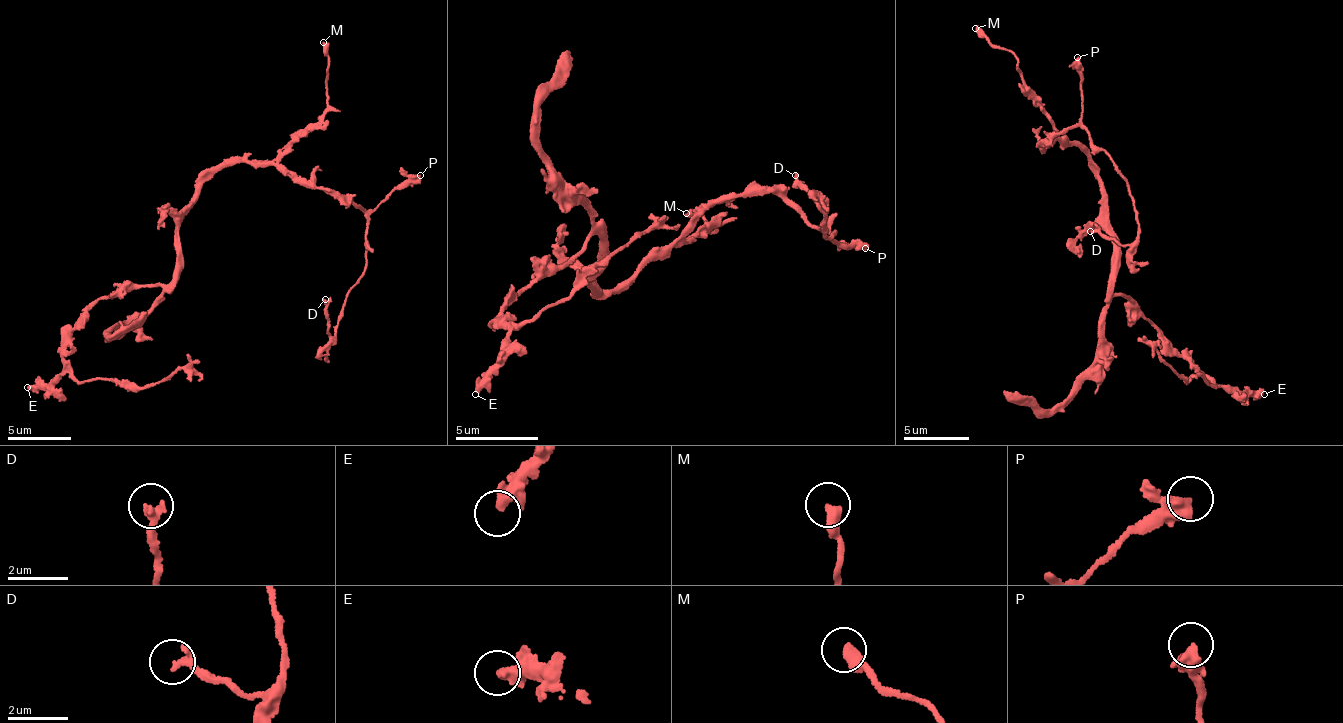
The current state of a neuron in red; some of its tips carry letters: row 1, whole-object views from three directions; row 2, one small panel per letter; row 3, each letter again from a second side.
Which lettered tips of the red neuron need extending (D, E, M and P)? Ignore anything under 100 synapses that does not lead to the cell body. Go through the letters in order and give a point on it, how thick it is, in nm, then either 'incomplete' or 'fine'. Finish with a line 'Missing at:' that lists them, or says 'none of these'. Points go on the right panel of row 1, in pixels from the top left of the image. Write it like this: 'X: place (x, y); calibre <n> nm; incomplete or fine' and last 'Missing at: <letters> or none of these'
D: place (1090, 231); calibre 320 nm; fine
E: place (1264, 394); calibre 420 nm; fine
M: place (975, 28); calibre 420 nm; fine
P: place (1077, 57); calibre 440 nm; fine
Missing at: none of these

